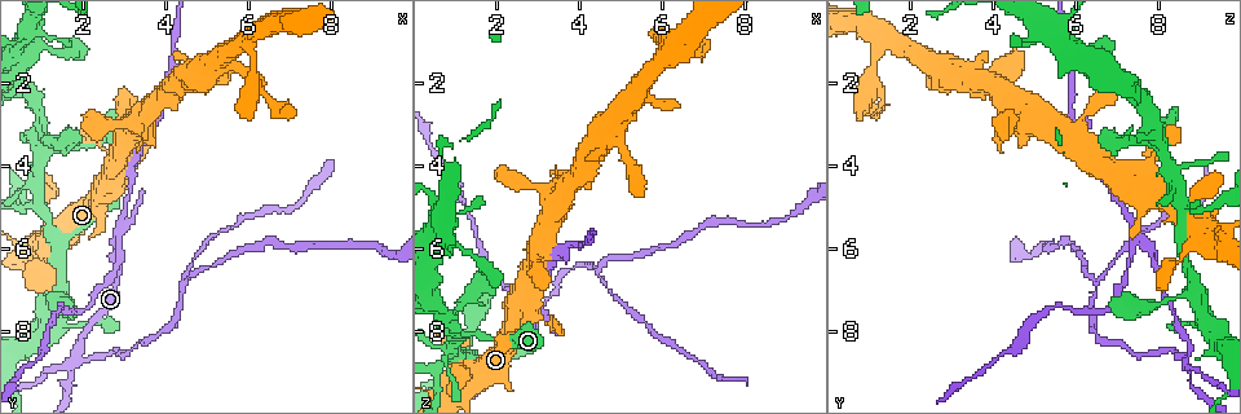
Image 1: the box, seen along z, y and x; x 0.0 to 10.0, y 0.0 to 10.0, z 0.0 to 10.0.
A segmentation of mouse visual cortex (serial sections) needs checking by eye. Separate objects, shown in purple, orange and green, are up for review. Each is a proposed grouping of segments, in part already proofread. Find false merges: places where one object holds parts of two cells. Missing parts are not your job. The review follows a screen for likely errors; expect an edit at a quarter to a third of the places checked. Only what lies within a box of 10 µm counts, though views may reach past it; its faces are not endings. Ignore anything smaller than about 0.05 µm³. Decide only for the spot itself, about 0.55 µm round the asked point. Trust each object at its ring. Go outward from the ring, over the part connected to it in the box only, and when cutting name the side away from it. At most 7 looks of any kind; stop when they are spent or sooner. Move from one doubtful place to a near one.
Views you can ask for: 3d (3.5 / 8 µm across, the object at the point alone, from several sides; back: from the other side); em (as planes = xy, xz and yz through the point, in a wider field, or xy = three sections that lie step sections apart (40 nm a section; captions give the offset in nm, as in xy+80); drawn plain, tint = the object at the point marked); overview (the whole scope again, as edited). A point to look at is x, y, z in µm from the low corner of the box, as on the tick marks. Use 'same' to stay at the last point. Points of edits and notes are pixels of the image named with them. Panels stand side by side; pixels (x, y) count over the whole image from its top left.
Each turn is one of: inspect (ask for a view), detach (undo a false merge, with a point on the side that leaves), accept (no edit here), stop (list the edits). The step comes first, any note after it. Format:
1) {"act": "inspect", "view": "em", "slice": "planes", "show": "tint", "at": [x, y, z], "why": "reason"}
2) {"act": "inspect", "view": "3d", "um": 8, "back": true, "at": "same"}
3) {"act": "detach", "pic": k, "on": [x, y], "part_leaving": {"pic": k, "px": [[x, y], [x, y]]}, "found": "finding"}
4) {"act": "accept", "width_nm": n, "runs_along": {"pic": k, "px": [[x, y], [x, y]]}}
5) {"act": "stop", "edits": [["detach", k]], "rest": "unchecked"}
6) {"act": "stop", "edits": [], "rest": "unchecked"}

{"act": "inspect", "view": "3d", "um": 3.5, "at": [1.25, 5.70, 9.35], "why": "sharp bend"}

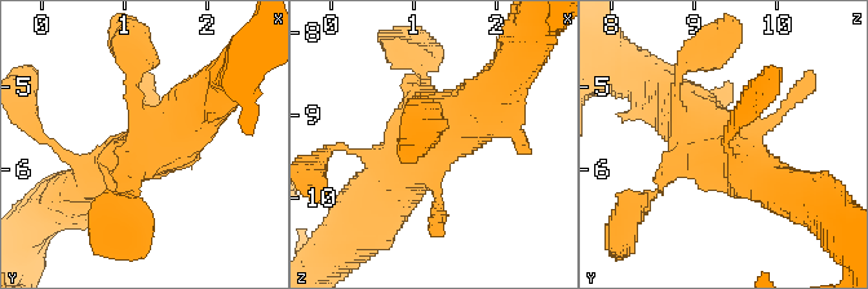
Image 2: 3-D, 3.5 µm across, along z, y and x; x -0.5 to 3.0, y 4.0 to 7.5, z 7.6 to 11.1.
{"act": "inspect", "view": "em", "slice": "xy", "step": 3, "show": "tint", "at": [1.25, 5.70, 9.40], "why": "now the EM"}

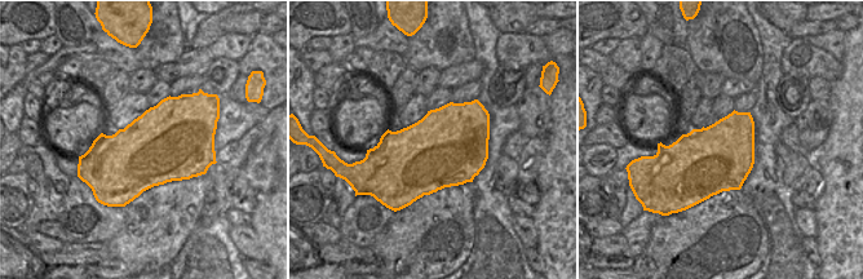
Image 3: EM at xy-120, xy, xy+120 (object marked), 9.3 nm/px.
{"act": "accept", "found": "all the same cell"}

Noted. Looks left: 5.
{"act": "inspect", "view": "3d", "um": 3.5, "at": [2.90, 5.75, 7.50], "why": "branch point"}

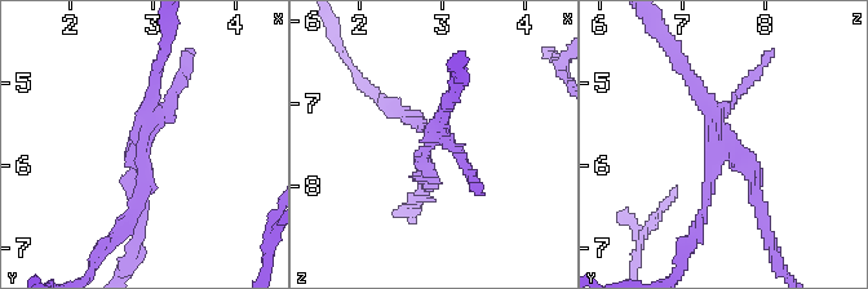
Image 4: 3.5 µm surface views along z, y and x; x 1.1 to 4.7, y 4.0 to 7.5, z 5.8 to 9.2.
{"act": "inspect", "view": "em", "slice": "xy", "step": 1, "show": "tint", "at": [2.85, 5.75, 7.45]}

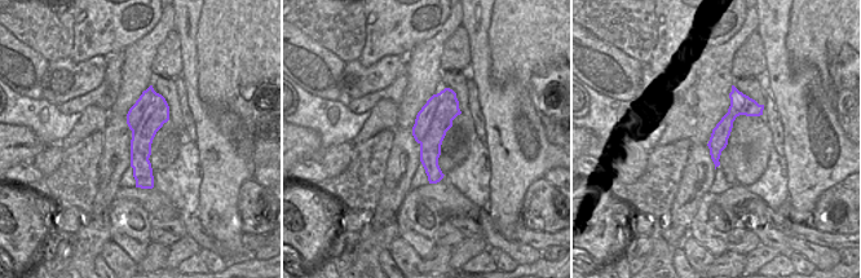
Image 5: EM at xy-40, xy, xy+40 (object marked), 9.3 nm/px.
{"act": "detach", "pic": 4, "on": [707, 201], "found": "a second cell is stuck on"}

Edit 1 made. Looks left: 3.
{"act": "inspect", "view": "3d", "um": 3.5, "back": true, "at": [1.20, 3.60, 8.10], "why": "thick turns thin"}

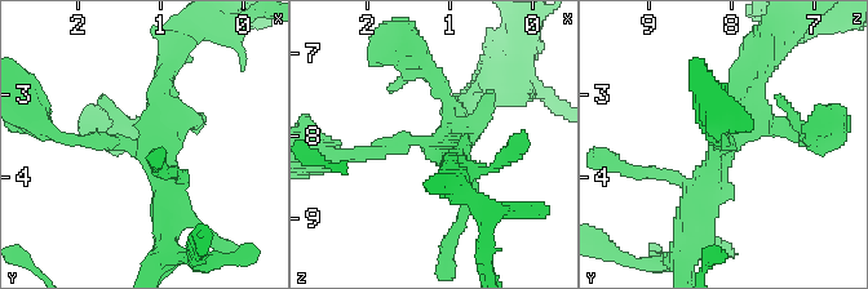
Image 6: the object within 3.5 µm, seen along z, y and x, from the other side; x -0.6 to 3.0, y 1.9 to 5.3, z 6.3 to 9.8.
{"act": "inspect", "view": "em", "slice": "xy", "step": 2, "show": "tint", "at": [1.15, 3.60, 8.10]}

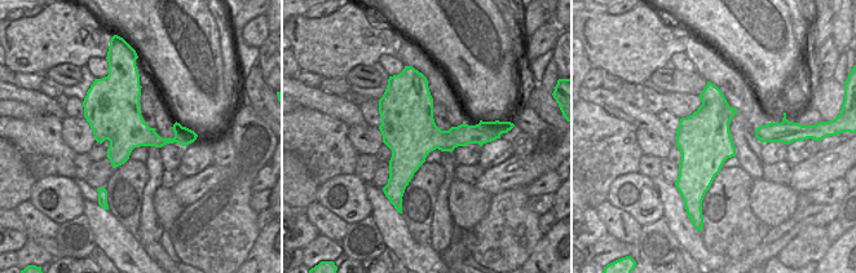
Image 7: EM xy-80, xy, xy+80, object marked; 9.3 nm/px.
{"act": "accept", "runs_along": {"pic": 6, "px": [[67, 138], [150, 142], [165, 67]]}, "found": "continuous, no second cell"}

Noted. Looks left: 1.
{"act": "stop", "edits": [["detach", 4]], "rest": "unchecked"}

